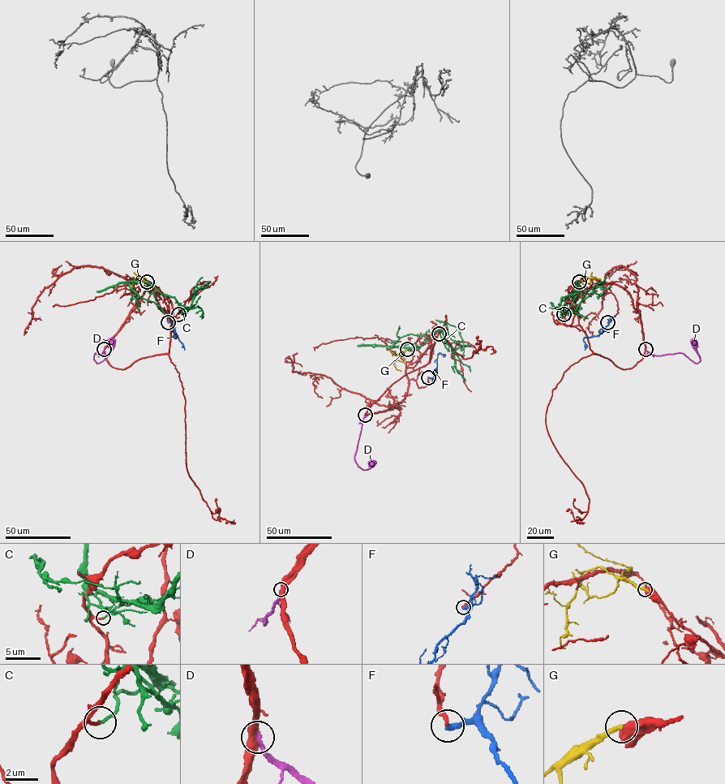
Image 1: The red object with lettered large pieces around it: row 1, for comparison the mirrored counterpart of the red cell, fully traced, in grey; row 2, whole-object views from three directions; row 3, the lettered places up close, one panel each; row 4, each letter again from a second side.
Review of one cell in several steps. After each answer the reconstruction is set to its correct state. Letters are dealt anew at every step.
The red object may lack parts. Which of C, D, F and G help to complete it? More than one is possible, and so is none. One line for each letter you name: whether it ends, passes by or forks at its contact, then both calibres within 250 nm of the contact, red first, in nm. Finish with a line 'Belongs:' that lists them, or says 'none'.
D: it ends there; 500 nm thick on the red side, 400 nm on the other
Belongs: D

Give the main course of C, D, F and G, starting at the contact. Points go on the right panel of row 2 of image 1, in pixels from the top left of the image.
C: (564, 314), (570, 311), (561, 307), (560, 299), (573, 295), (577, 281), (578, 287), (564, 300), (562, 318)
D: (645, 349), (655, 355), (680, 352), (696, 364), (700, 360), (700, 356), (694, 337)
F: (607, 322), (598, 335), (583, 338), (587, 345), (585, 350)
G: (579, 282), (582, 279), (589, 283), (595, 277), (601, 282)

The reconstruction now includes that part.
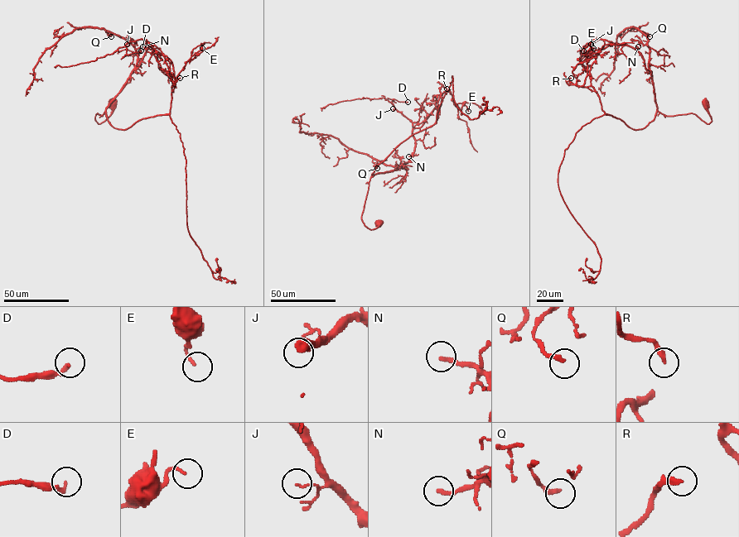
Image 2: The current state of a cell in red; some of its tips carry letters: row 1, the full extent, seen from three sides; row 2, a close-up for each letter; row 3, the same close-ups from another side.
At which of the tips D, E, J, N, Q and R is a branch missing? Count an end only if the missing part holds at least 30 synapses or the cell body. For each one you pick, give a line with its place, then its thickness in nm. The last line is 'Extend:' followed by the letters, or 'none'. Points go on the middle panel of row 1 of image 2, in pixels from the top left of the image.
Extend: none

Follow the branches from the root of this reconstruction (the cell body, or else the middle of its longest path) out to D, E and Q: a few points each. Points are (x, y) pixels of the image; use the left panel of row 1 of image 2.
D: (113, 103), (99, 124), (95, 115), (148, 46), (142, 39), (126, 45), (127, 54), (141, 50)
E: (113, 103), (99, 124), (95, 116), (104, 111), (123, 129), (168, 114), (176, 77), (202, 48)
Q: (113, 103), (113, 112), (99, 124), (95, 115), (103, 115), (137, 59), (127, 40), (111, 36)

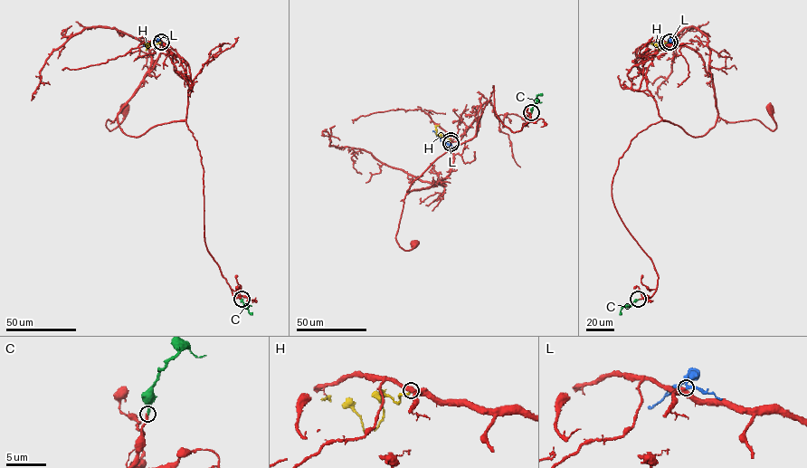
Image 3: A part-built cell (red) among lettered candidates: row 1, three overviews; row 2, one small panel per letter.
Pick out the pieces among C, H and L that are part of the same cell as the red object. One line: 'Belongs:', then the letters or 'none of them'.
Belongs: C

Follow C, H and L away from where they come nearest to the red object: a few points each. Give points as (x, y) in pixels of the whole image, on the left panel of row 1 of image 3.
C: (242, 299), (252, 314)
H: (160, 42), (151, 43), (146, 50), (146, 44), (149, 43)
L: (161, 42), (157, 40), (143, 45)

